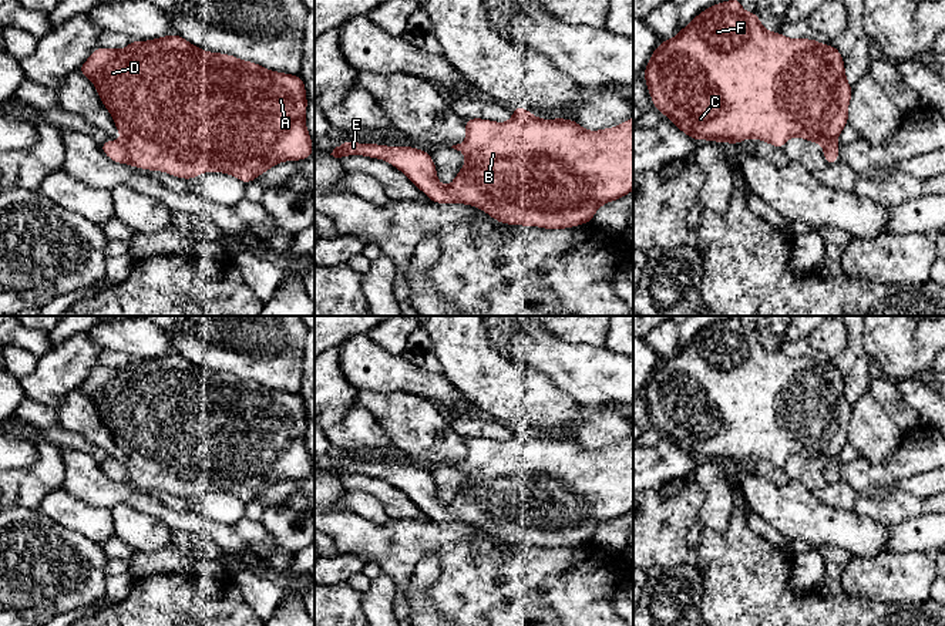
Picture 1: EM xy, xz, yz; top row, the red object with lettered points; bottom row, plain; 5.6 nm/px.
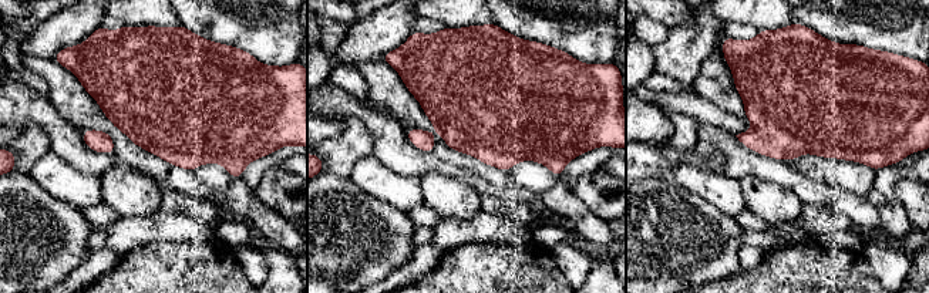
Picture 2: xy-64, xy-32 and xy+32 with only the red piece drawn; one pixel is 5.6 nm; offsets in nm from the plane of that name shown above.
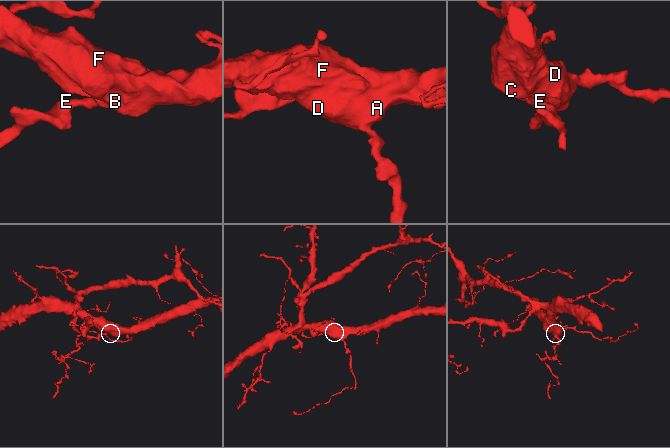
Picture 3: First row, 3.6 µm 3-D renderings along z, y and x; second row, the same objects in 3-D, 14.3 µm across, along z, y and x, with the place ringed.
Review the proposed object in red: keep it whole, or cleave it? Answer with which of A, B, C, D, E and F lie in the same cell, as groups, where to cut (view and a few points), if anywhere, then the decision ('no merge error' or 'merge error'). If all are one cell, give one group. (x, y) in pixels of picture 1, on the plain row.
groups A B C D E F; cut none; no merge error

